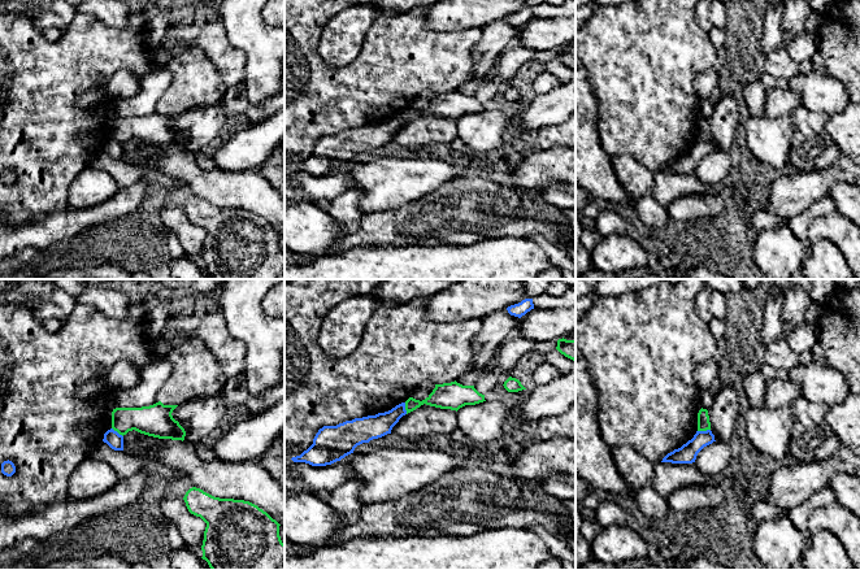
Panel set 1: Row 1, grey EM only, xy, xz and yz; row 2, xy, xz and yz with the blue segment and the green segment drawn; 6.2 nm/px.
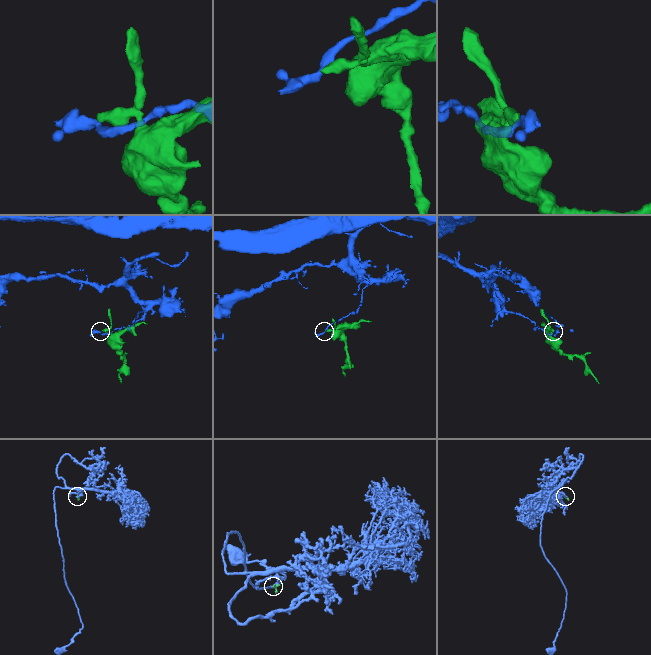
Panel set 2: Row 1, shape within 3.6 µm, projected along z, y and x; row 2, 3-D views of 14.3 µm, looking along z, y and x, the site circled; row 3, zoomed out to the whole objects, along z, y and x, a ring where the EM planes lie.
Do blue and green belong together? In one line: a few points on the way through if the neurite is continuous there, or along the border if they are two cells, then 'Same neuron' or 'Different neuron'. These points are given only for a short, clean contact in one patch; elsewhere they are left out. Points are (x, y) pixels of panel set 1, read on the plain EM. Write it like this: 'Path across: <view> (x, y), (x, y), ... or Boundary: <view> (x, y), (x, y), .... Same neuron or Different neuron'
Boundary: yz (709, 138), (698, 140). Different neuron

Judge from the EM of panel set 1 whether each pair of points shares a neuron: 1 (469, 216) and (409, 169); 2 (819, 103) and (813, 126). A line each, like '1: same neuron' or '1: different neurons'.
1: different neurons
2: different neurons

